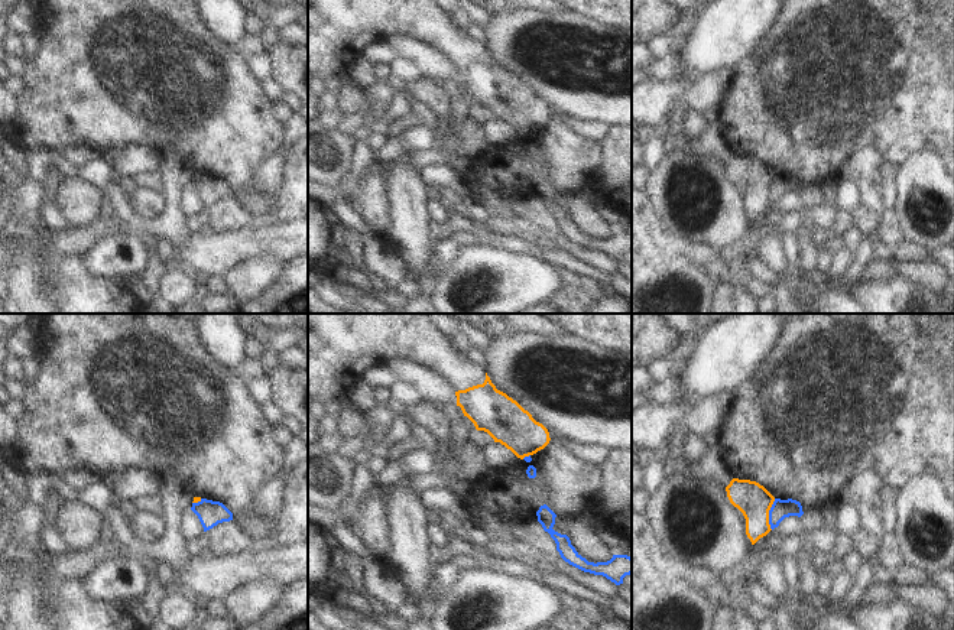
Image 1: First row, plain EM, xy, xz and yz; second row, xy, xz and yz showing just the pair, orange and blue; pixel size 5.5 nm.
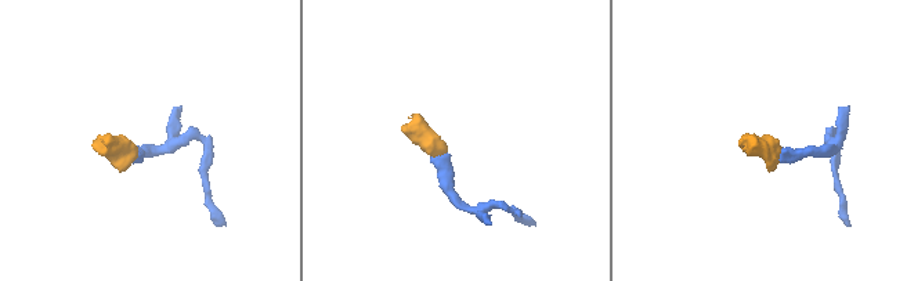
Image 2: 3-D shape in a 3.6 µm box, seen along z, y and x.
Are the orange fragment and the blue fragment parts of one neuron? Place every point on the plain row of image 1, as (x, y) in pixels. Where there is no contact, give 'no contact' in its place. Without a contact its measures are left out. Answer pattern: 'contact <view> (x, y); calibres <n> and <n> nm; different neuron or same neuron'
contact yz (768, 191); calibres 190 and 110 nm; different neuron

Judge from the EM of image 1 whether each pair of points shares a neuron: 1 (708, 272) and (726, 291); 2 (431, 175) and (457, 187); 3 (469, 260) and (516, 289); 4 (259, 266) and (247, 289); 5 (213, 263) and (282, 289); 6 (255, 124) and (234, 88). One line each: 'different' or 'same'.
1: different
2: same
3: same
4: same
5: different
6: same

